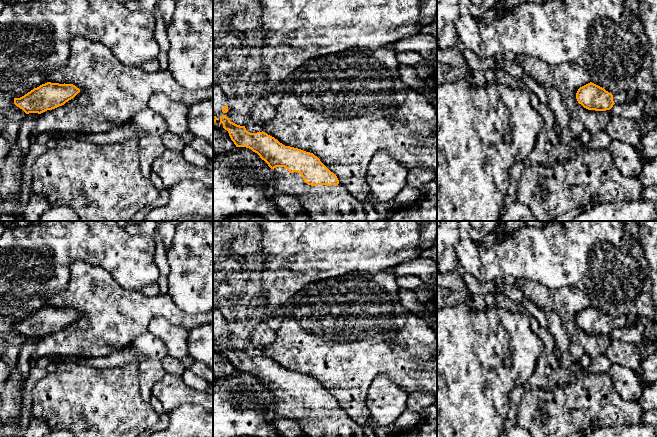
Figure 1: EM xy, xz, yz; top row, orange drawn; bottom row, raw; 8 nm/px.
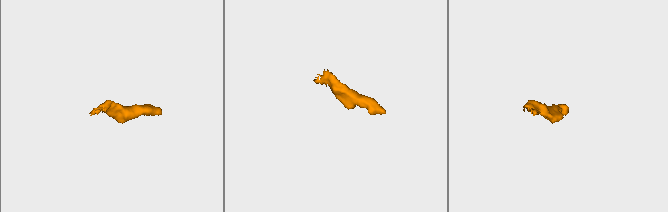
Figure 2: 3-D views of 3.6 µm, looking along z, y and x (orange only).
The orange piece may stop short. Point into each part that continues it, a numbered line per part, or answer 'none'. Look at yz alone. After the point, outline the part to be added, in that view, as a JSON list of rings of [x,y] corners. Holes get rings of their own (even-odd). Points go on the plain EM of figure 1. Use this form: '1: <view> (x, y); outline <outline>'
1: yz (621, 321); outline [[[619,316],[613,319],[613,325],[615,328],[622,328],[627,326],[630,319],[626,316]]]

